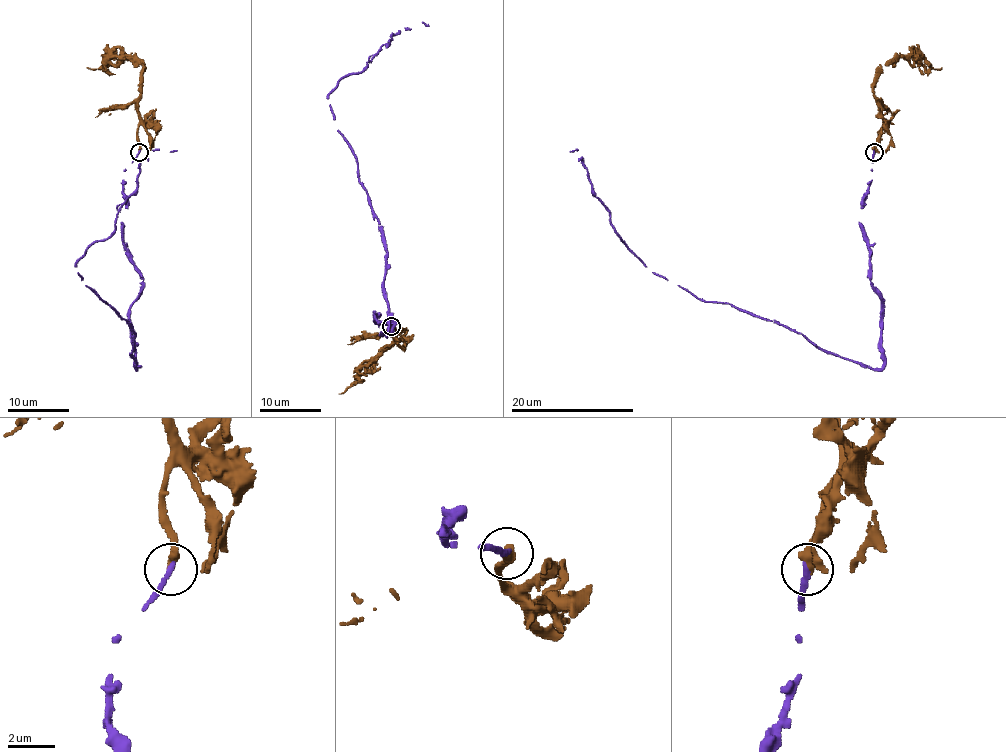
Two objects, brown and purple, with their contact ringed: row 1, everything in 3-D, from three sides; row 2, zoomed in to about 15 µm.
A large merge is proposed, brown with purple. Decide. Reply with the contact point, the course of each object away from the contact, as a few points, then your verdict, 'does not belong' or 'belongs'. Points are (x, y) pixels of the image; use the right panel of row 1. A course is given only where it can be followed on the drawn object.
place (874, 152); course brown (873, 151), (883, 124), (883, 110), (873, 94), (873, 77), (881, 64), (916, 57), (935, 69), (941, 67); course purple (873, 152), (859, 228), (881, 301), (880, 368), (653, 274), (622, 241), (575, 151); belongs

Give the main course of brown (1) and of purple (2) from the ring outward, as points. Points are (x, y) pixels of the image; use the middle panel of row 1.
1: (391, 325), (391, 335), (392, 325), (397, 338), (372, 368), (338, 393)
2: (391, 325), (375, 324), (374, 311), (395, 322), (386, 335), (384, 241), (327, 94), (392, 36), (429, 27)

